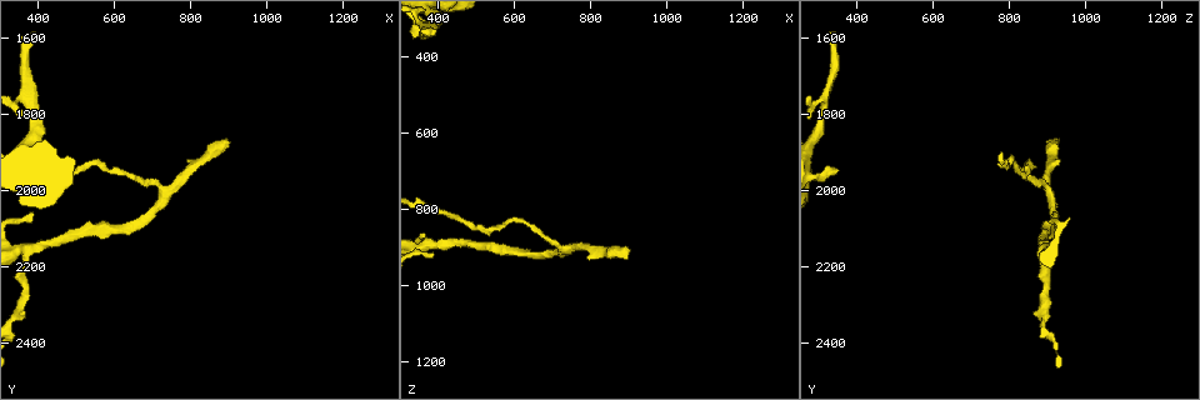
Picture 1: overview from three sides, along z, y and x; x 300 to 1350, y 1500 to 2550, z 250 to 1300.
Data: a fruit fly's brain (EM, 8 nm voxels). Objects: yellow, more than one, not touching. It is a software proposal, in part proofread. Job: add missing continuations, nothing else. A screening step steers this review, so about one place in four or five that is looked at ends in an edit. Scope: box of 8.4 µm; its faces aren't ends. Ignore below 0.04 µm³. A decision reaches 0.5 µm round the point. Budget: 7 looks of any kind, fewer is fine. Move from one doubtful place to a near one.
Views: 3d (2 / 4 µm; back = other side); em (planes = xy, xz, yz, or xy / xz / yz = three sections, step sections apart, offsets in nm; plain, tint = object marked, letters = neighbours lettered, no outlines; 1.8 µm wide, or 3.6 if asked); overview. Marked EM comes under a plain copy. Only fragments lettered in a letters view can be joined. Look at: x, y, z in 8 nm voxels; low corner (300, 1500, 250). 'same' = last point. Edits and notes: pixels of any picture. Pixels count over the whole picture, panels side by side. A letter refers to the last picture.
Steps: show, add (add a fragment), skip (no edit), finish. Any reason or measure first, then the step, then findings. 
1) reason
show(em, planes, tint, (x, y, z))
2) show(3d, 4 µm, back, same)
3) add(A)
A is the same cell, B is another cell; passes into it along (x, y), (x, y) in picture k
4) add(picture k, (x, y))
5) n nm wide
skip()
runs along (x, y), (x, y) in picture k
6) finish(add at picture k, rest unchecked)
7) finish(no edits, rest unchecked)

thin end
show(em, planes, letters, (390, 2065, 925))

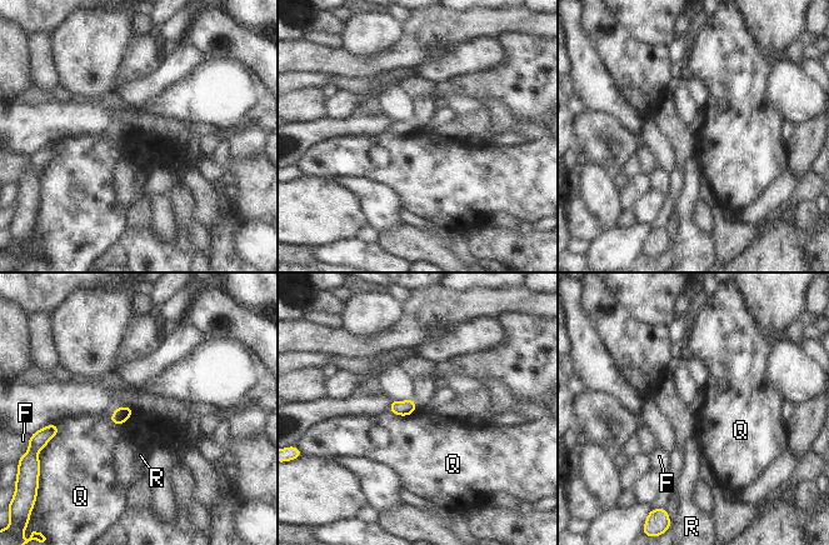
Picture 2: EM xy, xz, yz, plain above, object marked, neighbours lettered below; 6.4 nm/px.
100 nm wide
skip()
F, Q and R are other cells; border along (134, 410), (121, 424), (108, 419) in picture 2; no lettered fragment goes on from it

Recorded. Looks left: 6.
show(em, planes, letters, (390, 1590, 330))

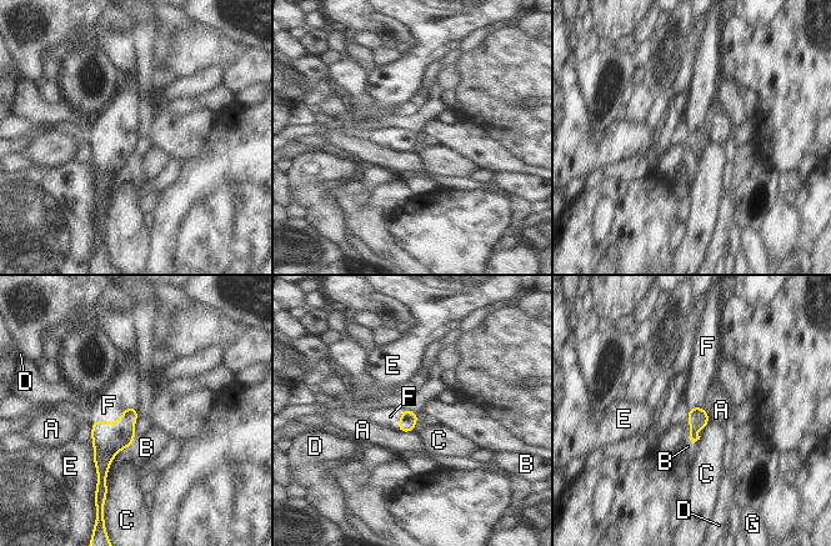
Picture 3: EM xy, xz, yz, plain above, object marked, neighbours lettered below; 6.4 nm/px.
add(F)
F is the same cell, A, B, C, D, E and G are other cells; passes into it along (108, 440), (115, 422), (109, 405) in picture 3; it goes on there

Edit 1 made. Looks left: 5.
see it whole again
show(overview)

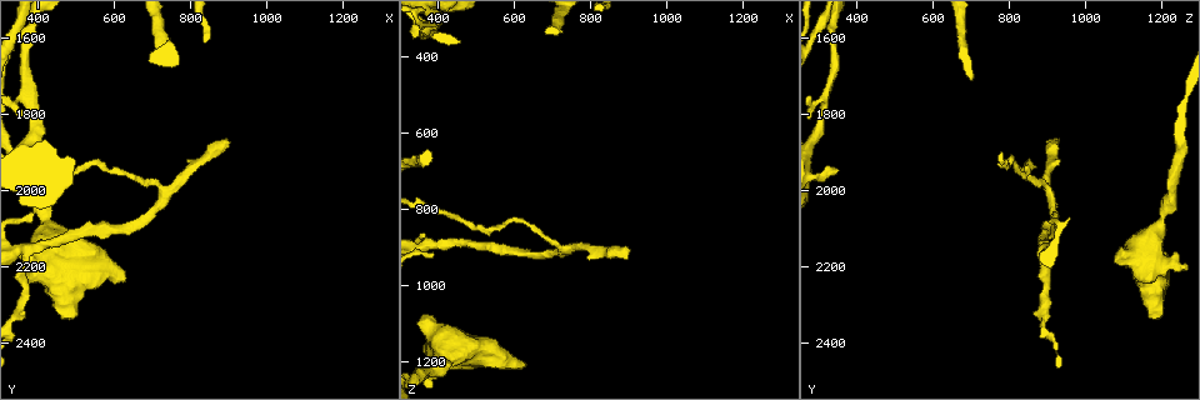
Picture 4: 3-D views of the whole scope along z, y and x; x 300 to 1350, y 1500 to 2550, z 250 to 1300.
stops while still wide
show(3d, 2 µm, back, (625, 2240, 1205))

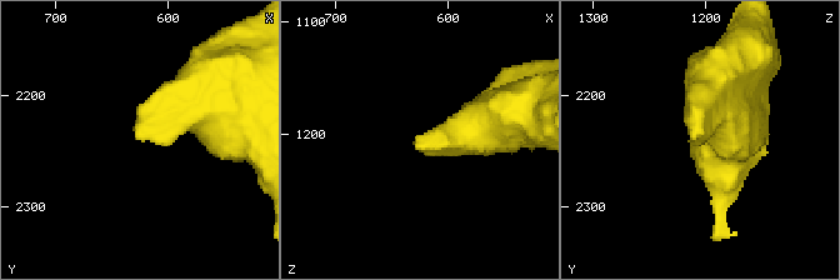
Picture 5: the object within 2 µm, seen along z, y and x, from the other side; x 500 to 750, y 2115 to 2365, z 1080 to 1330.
now the EM
show(em, planes, letters, (626, 2238, 1214))

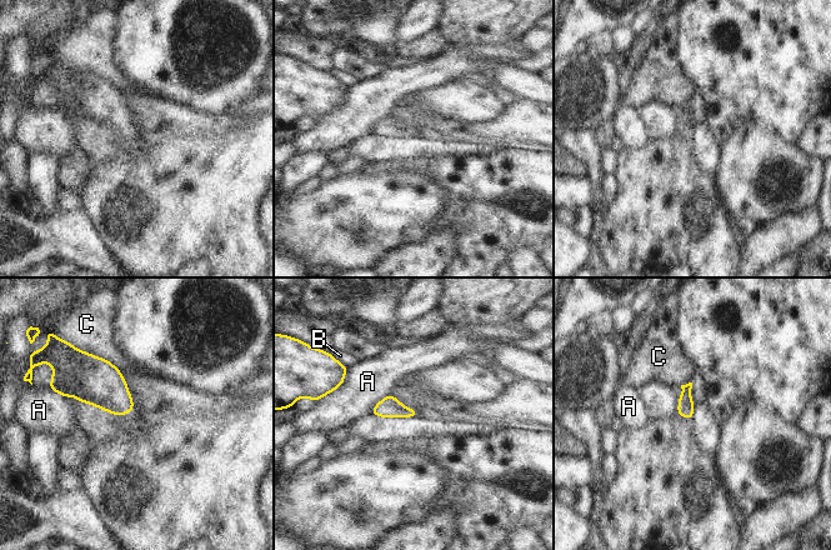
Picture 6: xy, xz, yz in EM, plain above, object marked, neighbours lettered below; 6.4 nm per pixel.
skip()
A, B and C are other cells; border along (80, 349), (105, 358), (123, 374) in picture 6; none of them fits

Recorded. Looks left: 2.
finish(add at picture 3, rest unchecked)

